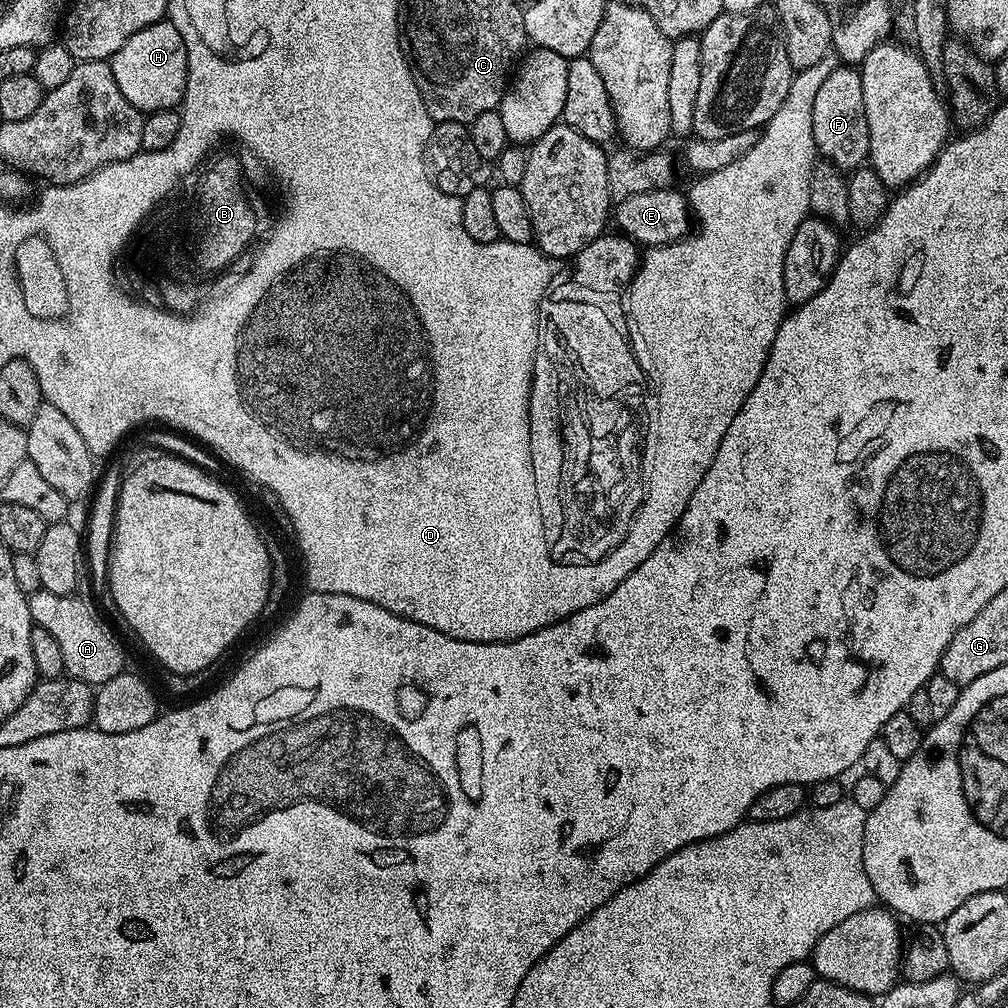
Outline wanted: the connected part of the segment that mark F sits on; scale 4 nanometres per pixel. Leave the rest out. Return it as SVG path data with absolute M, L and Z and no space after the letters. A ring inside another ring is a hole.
M838 66L830 70L826 82L814 94L812 111L816 151L831 160L841 172L848 174L868 160L870 134L866 126L866 102L862 98L862 78L856 66Z

